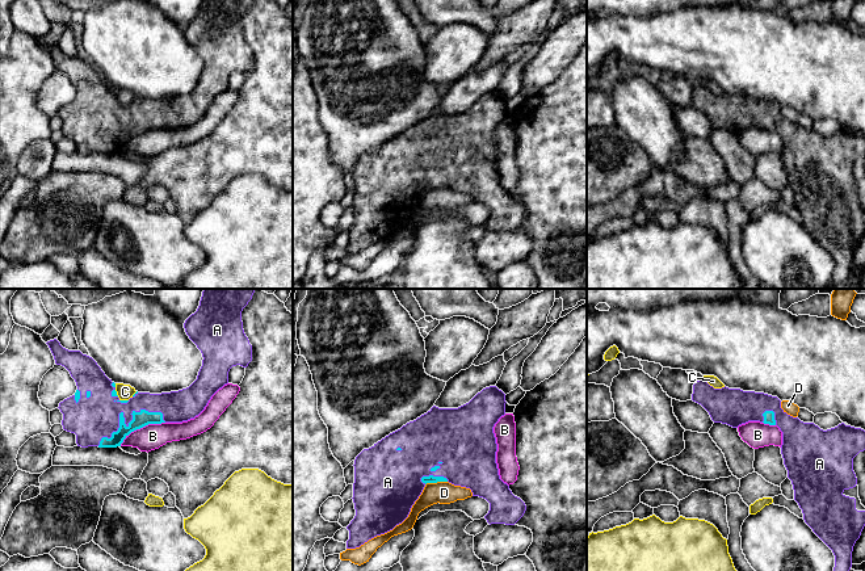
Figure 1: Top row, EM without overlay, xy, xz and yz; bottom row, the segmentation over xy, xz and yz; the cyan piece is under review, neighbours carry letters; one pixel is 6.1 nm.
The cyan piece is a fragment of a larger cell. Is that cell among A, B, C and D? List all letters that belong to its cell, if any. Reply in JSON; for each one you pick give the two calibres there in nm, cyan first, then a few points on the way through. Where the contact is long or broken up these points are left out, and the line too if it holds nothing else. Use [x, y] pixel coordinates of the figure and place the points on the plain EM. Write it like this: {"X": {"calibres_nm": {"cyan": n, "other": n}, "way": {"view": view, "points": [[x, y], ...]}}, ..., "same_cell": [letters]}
{"A": {"calibres_nm": {"cyan": 100, "other": 260}}, "same_cell": ["A"]}

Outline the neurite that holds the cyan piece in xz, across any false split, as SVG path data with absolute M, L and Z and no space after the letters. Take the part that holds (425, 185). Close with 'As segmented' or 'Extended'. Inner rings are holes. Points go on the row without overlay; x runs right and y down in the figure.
M496 92L478 98L458 114L433 112L427 119L407 129L354 165L353 209L356 222L347 232L347 255L392 236L410 221L427 189L449 188L470 194L473 202L490 209L487 228L515 231L525 219L525 209L500 185L496 169L497 150L494 133L505 121L505 100Z. Extended

